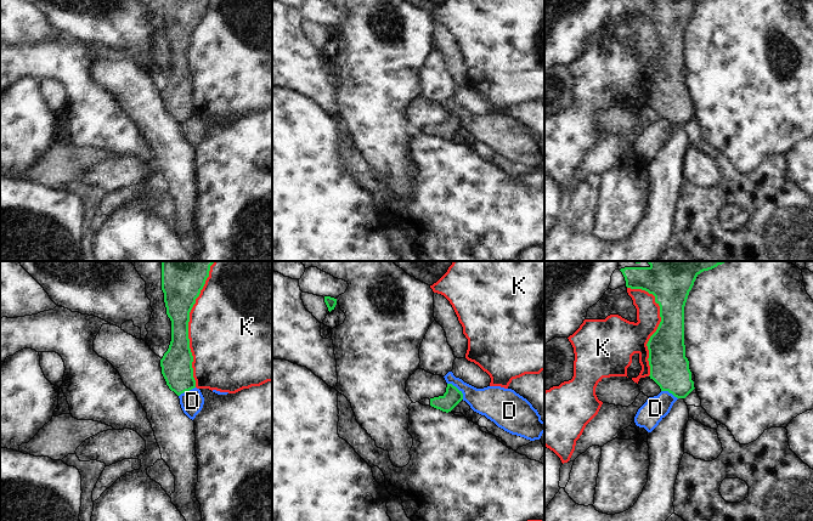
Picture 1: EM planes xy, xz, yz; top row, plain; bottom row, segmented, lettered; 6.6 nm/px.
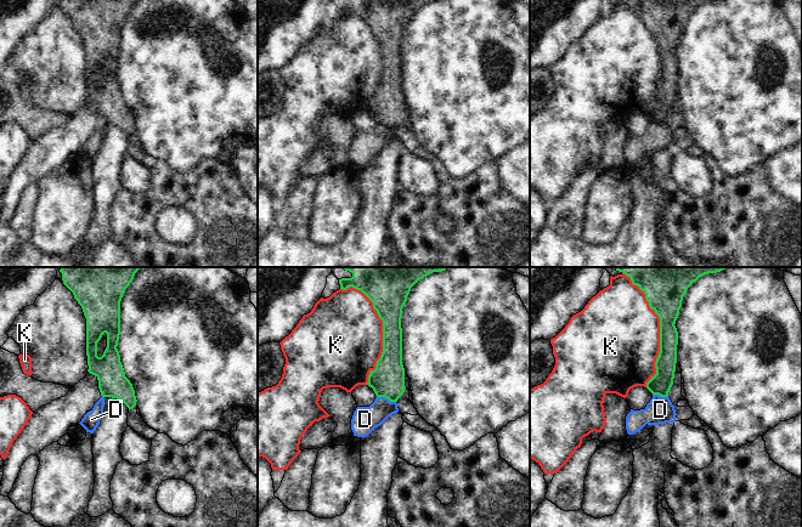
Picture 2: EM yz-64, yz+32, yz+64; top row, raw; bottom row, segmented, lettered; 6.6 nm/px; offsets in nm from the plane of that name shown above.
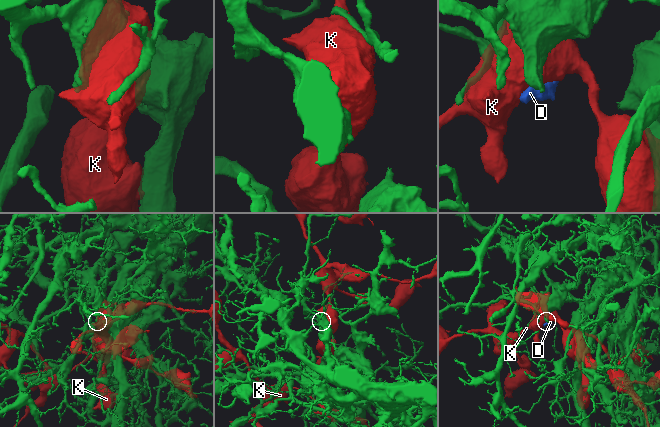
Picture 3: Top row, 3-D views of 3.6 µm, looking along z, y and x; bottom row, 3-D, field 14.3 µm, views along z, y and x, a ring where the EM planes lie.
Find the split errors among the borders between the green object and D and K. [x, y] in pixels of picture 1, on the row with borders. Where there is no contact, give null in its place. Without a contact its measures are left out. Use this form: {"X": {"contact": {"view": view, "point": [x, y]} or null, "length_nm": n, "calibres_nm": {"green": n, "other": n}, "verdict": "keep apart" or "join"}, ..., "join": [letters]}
{"D": {"contact": {"view": "xz", "point": [457, 389]}, "length_nm": 160, "calibres_nm": {"green": 120, "other": 200}, "verdict": "keep apart"}, "K": {"contact": {"view": "xy", "point": [187, 324]}, "length_nm": 850, "calibres_nm": {"green": 240, "other": 480}, "verdict": "keep apart"}, "join": []}

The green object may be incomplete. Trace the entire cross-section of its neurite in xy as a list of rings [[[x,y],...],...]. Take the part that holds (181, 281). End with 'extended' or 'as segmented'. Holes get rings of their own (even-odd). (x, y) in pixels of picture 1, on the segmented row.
[[[162,261],[162,290],[171,321],[171,341],[160,359],[166,385],[177,396],[196,387],[190,349],[190,312],[214,261]]]; as segmented

